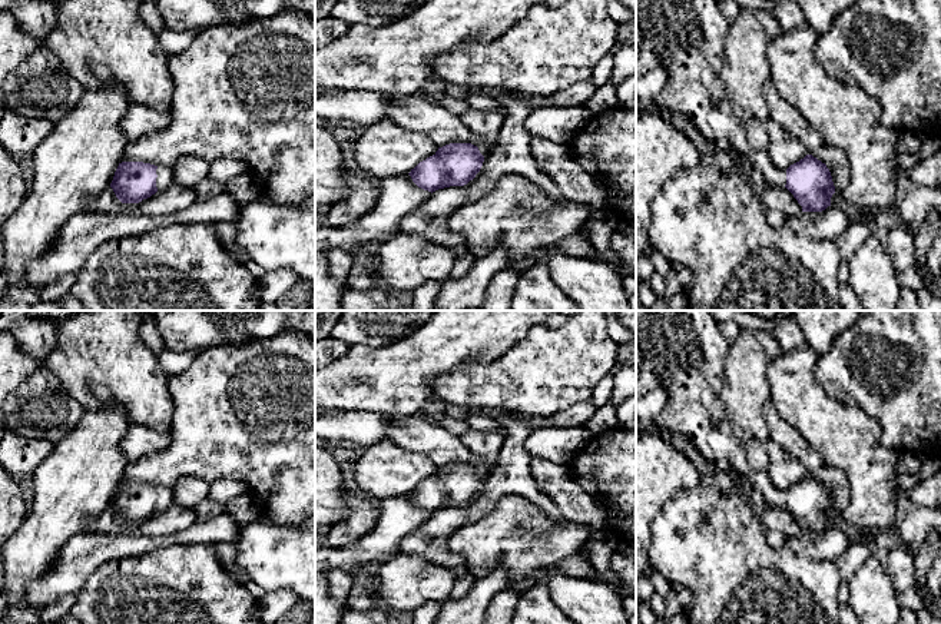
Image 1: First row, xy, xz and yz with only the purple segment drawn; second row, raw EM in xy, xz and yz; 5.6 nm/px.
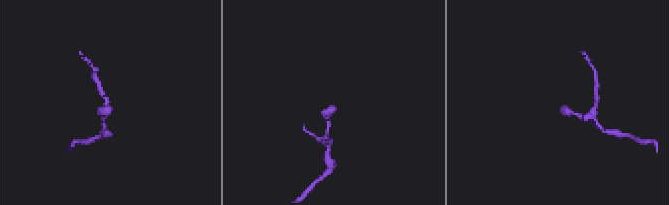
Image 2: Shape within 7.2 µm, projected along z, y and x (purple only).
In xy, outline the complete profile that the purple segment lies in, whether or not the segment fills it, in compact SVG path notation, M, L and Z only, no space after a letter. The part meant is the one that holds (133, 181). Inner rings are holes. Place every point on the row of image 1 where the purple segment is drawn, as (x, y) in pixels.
M122 162L115 172L110 187L122 203L139 203L172 183L175 183L172 166Z

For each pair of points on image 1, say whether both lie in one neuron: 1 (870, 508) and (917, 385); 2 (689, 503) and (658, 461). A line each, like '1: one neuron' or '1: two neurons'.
1: two neurons
2: two neurons

